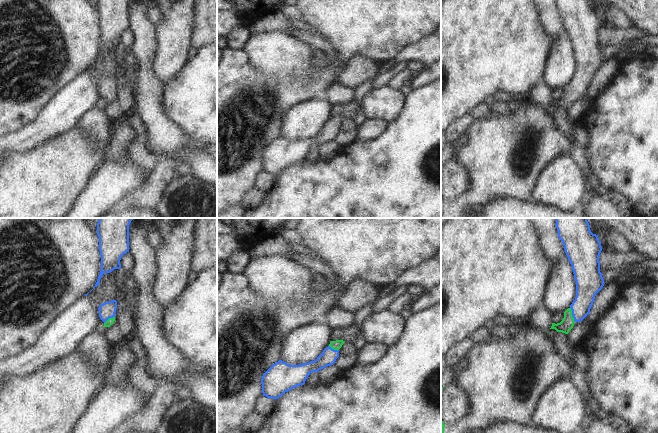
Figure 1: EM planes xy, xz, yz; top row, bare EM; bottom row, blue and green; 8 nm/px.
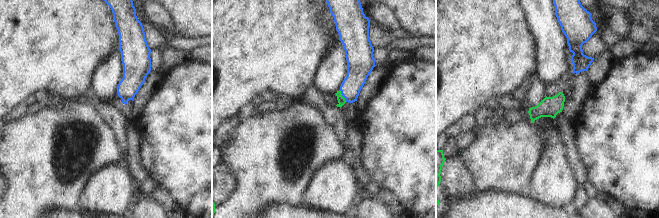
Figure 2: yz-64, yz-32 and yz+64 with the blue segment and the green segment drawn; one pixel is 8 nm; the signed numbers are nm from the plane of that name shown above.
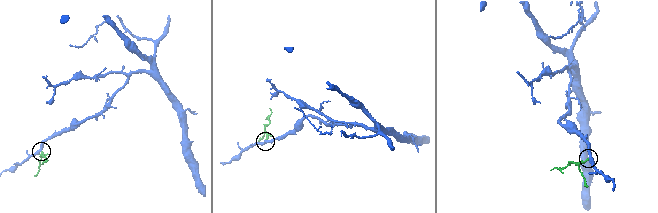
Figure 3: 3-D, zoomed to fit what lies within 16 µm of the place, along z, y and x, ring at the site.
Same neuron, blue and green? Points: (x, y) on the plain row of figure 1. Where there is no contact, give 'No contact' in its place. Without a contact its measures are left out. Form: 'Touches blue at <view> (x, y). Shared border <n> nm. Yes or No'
Touches blue at yz (572, 90). Shared border 120 nm. Yes

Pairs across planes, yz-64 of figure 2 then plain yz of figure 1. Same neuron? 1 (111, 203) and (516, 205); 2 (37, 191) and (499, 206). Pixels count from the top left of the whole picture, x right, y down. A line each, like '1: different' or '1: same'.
1: different
2: different

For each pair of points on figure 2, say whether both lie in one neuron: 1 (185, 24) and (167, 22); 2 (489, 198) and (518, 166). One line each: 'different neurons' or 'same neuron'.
1: different neurons
2: different neurons

